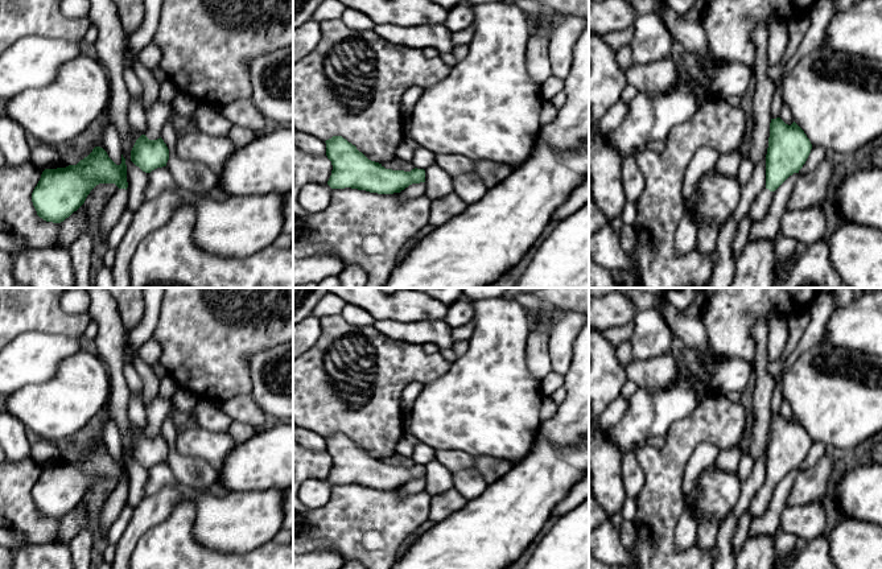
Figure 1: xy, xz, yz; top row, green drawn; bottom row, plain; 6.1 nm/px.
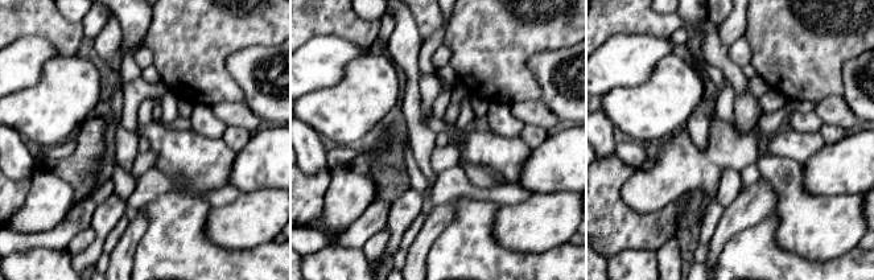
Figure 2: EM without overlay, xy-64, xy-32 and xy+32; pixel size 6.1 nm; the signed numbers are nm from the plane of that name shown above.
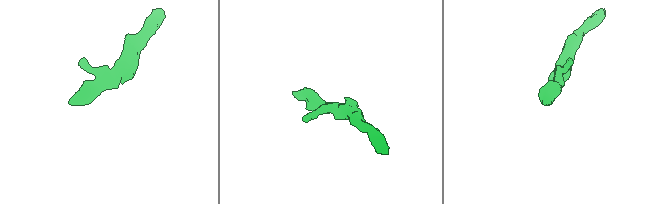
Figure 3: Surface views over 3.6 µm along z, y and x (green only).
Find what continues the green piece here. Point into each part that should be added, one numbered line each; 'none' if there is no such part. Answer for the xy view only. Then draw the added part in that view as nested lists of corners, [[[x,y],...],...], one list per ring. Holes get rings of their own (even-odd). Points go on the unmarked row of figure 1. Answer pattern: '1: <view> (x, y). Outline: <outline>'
1: xy (118, 499). Outline: [[[118,485],[107,498],[99,515],[102,532],[107,536],[110,527],[118,519],[121,510],[128,503],[128,486]]]

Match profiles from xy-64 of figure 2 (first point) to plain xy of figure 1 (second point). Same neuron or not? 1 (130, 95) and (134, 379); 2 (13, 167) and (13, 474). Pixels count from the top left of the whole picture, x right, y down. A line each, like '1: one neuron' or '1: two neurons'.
1: one neuron
2: two neurons

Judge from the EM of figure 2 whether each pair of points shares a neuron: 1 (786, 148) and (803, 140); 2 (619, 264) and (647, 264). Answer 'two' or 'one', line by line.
1: one
2: one

